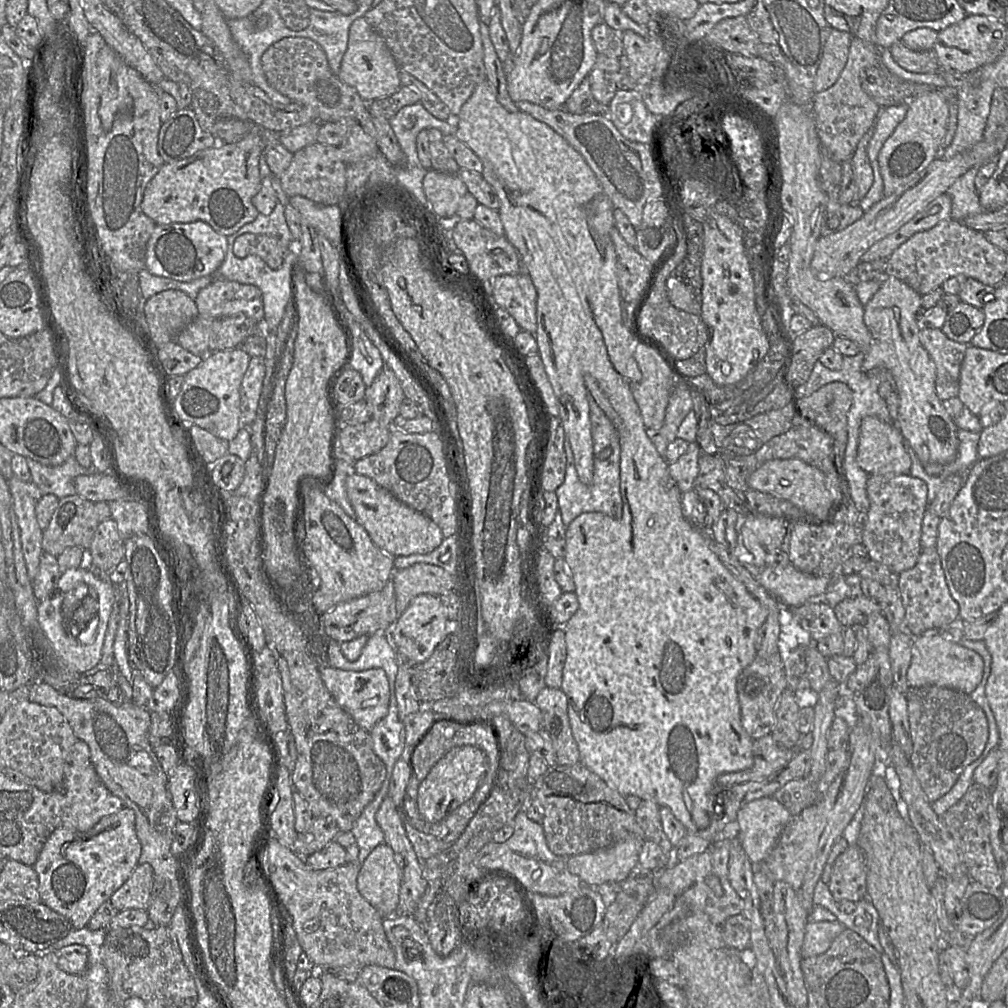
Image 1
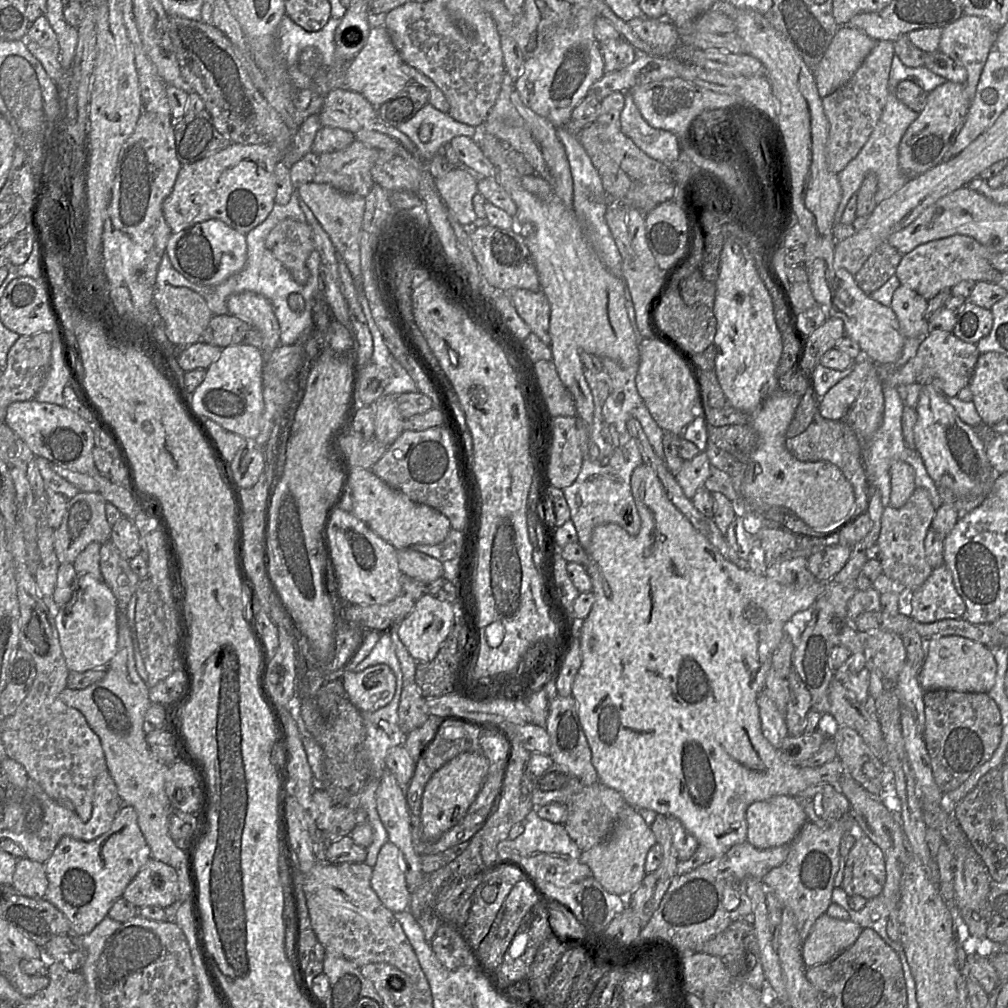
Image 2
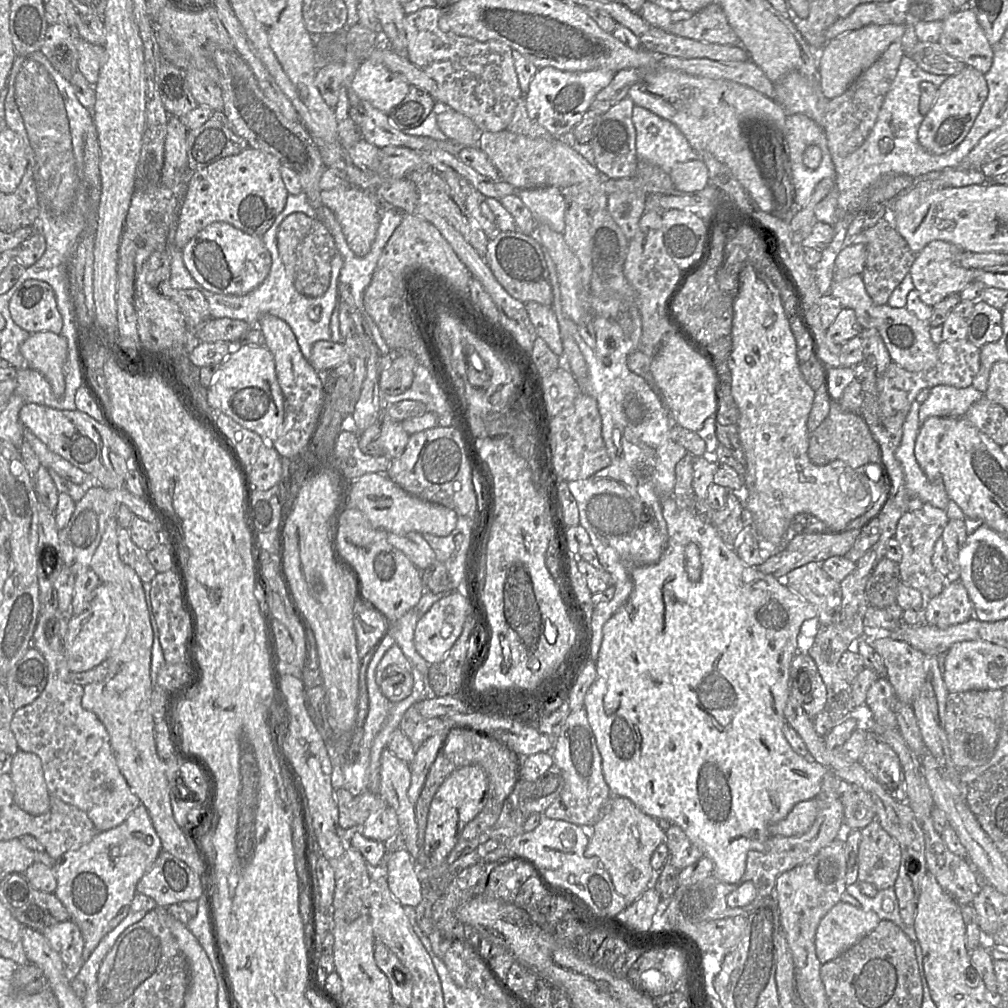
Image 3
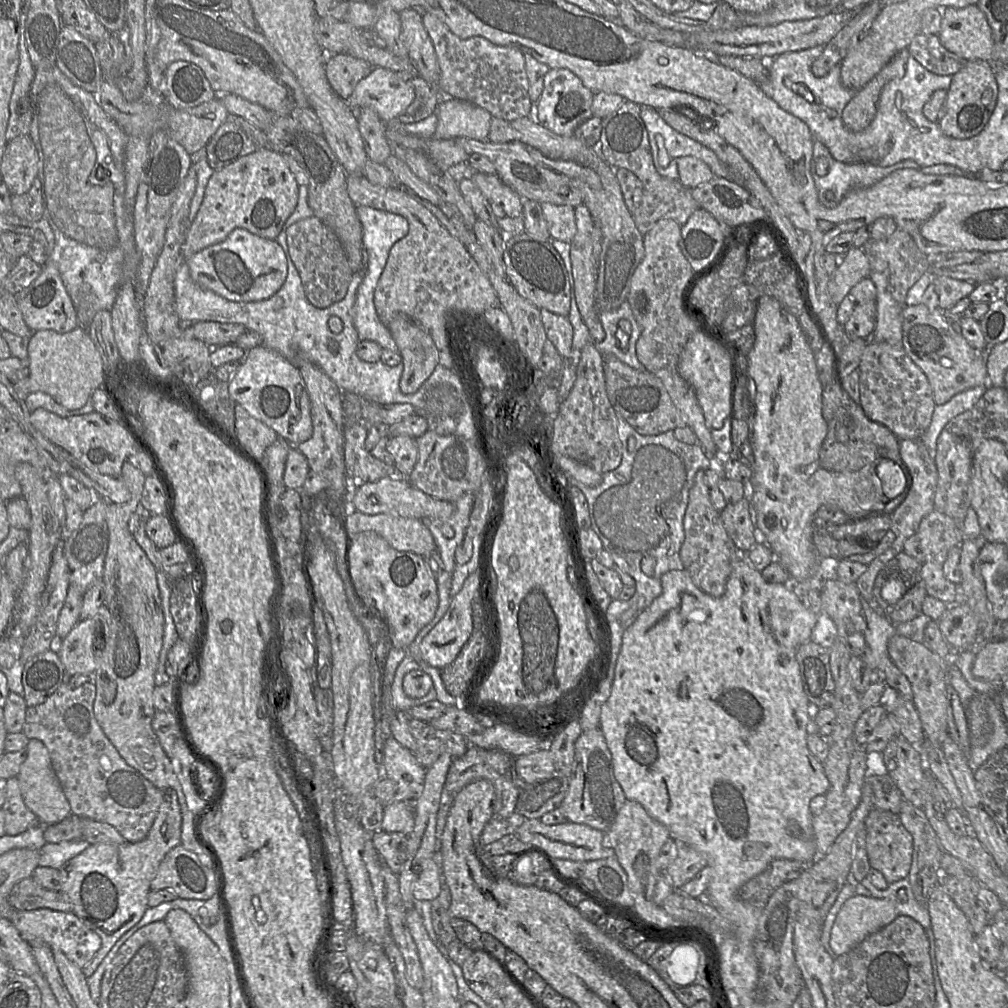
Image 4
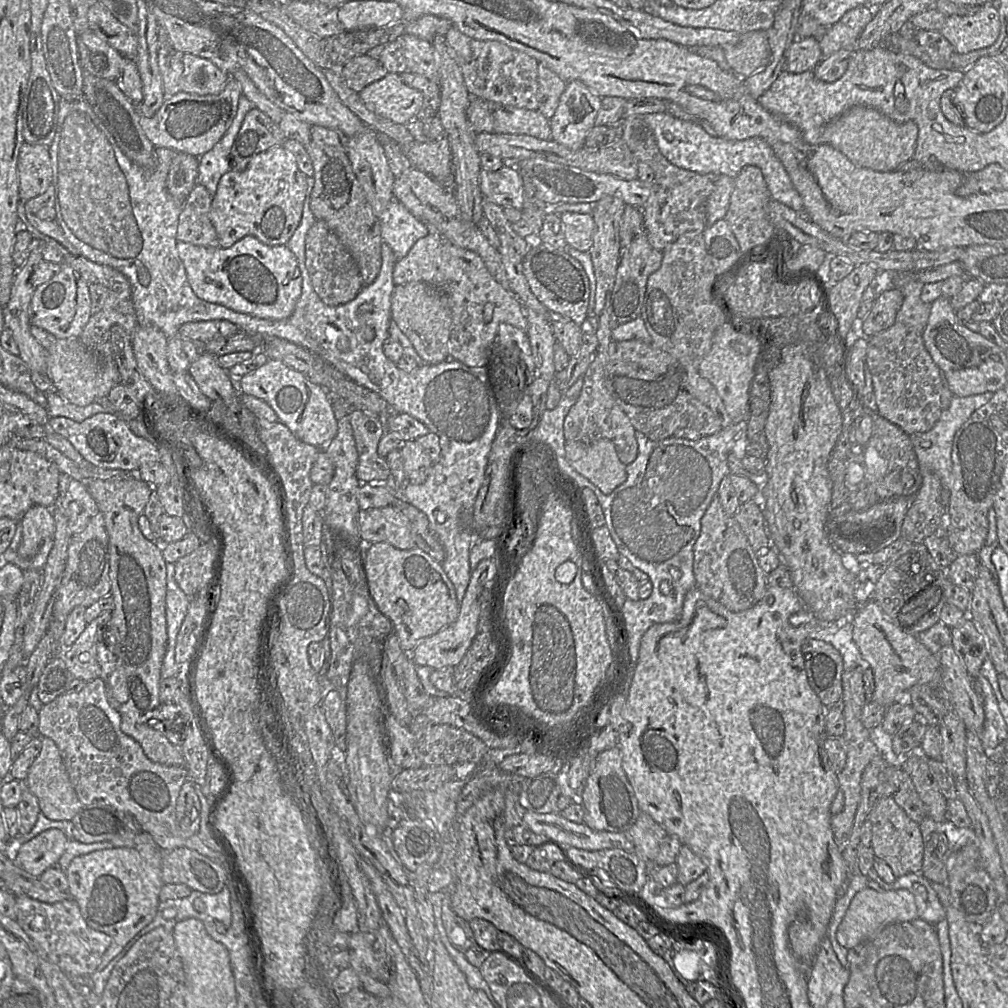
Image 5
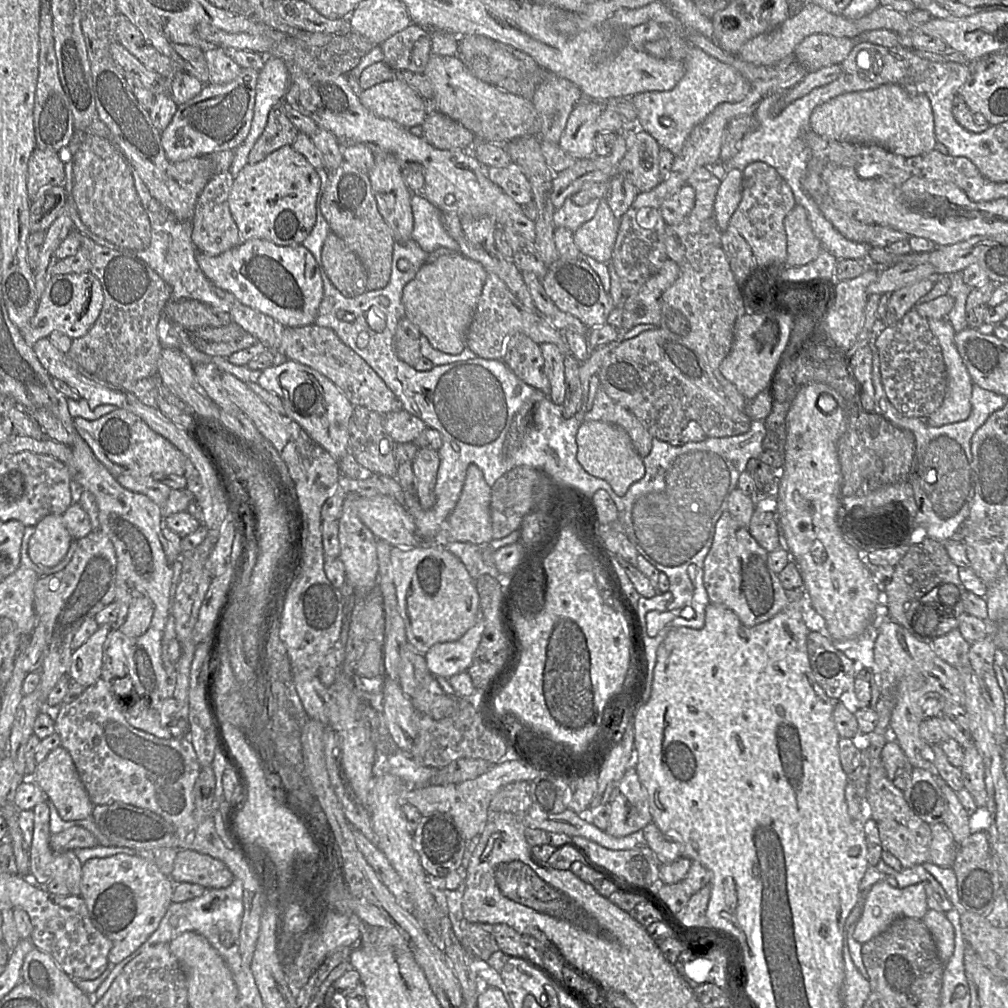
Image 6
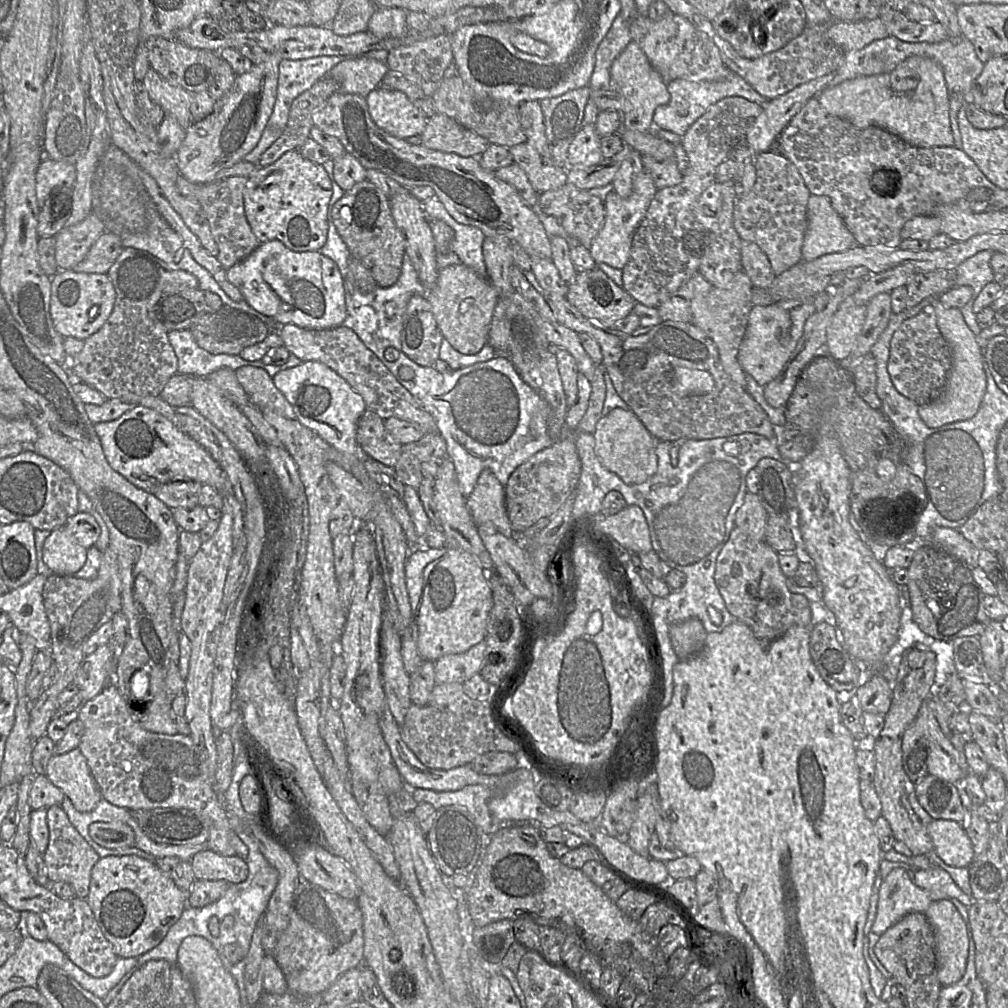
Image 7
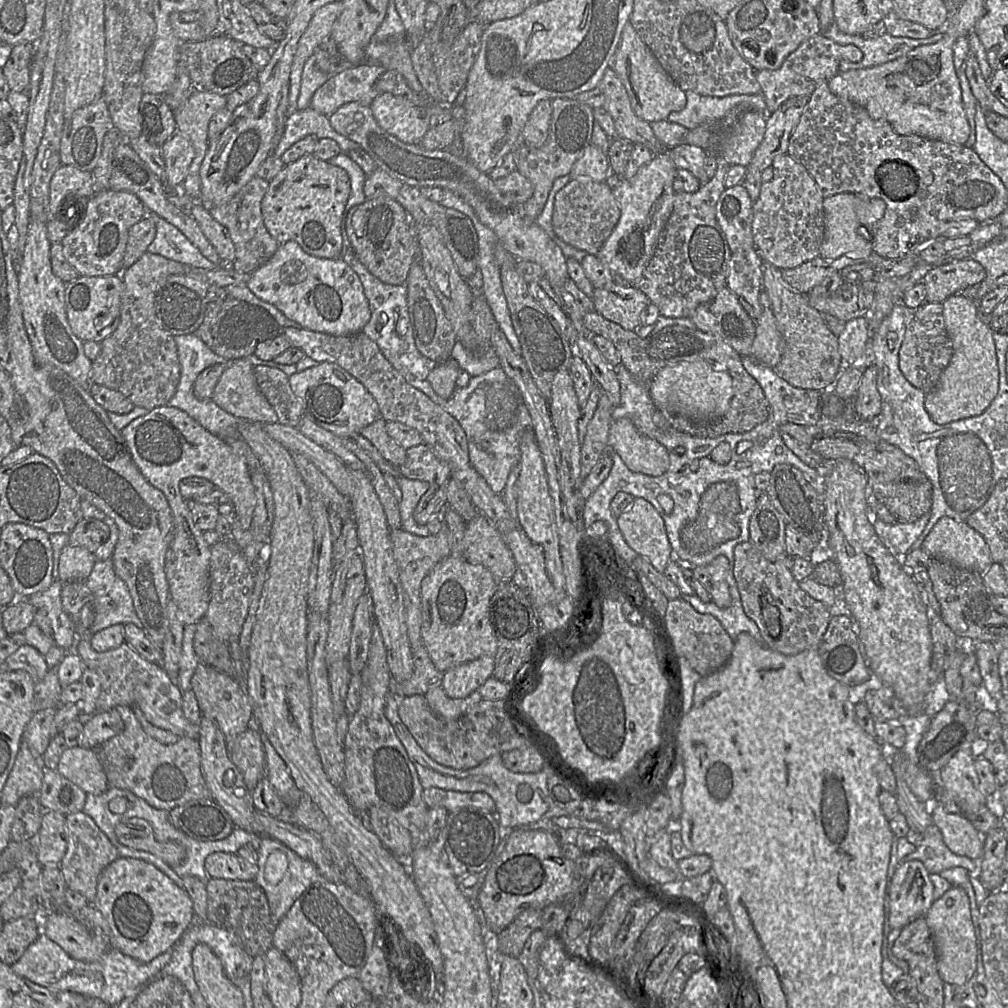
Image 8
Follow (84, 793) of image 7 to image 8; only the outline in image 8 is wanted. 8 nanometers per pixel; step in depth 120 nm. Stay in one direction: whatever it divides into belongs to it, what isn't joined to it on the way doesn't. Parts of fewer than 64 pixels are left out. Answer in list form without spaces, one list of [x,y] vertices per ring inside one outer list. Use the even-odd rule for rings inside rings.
[[[79,746],[66,749],[60,757],[56,771],[87,795],[100,795],[109,788],[103,765],[94,749]]]

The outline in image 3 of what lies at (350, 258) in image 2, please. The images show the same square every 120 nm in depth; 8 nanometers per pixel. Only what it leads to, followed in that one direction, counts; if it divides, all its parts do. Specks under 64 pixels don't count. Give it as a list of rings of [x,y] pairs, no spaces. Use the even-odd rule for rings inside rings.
[[[341,186],[320,193],[324,206],[329,208],[341,226],[342,233],[350,250],[357,257],[365,256],[375,239],[379,224],[381,202],[371,192],[357,187]]]

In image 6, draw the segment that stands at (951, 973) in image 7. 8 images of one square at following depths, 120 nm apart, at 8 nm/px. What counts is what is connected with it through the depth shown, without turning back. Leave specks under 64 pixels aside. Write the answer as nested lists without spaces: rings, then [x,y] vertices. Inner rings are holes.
[[[933,909],[926,912],[923,921],[933,936],[943,965],[946,965],[955,949],[955,931],[952,923],[944,912]]]

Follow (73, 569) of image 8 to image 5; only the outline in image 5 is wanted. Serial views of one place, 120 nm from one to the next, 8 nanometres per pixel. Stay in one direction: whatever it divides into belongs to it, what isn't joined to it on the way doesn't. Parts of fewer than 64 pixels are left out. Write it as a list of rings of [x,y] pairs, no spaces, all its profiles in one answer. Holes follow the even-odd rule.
[[[44,506],[31,507],[19,521],[22,528],[22,539],[18,554],[24,558],[34,557],[47,540],[53,540],[55,519],[51,508]]]

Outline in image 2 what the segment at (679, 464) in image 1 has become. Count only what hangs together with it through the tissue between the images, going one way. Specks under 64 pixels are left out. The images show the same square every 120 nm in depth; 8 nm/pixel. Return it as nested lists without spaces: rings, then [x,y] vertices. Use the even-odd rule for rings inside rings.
[[[705,452],[698,453],[693,459],[685,460],[675,479],[681,486],[684,494],[692,498],[695,493],[704,487],[704,483],[710,476],[710,461]]]

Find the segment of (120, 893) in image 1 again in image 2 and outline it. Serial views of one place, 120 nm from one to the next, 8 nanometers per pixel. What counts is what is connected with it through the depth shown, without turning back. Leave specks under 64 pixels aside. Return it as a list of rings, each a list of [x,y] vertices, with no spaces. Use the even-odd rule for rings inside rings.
[[[150,859],[126,887],[122,898],[136,907],[166,908],[180,899],[177,871]]]

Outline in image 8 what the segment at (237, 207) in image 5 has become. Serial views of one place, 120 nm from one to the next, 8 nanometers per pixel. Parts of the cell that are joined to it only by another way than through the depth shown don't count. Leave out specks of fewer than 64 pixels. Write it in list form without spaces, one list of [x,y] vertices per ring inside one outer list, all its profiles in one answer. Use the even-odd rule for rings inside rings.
[[[312,153],[305,154],[286,164],[269,181],[268,190],[261,202],[264,225],[279,243],[295,241],[308,254],[326,259],[341,259],[342,233],[350,194],[350,176],[344,169],[321,160]]]

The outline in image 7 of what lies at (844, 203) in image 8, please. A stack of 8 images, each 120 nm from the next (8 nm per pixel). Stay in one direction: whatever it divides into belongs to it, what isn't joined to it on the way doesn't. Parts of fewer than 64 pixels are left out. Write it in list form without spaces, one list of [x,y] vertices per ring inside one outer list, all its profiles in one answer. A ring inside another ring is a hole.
[[[811,195],[807,205],[808,225],[802,246],[802,261],[843,252],[857,245],[827,196]]]

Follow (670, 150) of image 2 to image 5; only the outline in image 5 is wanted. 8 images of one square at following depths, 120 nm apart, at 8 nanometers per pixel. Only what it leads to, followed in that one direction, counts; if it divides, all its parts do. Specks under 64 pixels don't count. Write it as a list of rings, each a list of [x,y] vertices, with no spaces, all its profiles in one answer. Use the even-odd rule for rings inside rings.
[[[667,112],[646,113],[642,117],[652,129],[660,153],[671,164],[703,175],[708,173],[724,174],[734,179],[745,166],[757,166],[763,173],[772,199],[804,214],[800,194],[795,189],[784,165],[764,139],[753,137],[743,140],[729,140],[714,137],[705,131],[701,123],[682,120]]]

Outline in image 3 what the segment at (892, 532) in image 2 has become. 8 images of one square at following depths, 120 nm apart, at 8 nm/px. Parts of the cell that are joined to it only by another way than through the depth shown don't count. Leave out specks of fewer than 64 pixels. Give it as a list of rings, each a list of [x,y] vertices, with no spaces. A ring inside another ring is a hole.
[[[922,503],[916,510],[906,512],[897,524],[894,538],[899,542],[902,549],[902,558],[898,563],[900,580],[903,584],[921,592],[926,599],[940,594],[947,581],[934,568],[932,555],[935,542],[941,538],[949,520],[944,509],[938,509],[930,503]]]

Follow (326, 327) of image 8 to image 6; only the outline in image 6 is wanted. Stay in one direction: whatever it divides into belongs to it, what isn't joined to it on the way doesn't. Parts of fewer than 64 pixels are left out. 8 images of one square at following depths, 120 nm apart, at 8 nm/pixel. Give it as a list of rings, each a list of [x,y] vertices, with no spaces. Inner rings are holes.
[[[254,238],[218,256],[196,251],[195,259],[213,286],[233,294],[243,305],[272,317],[284,328],[315,323],[324,295],[322,272],[314,255],[302,245],[279,246]]]

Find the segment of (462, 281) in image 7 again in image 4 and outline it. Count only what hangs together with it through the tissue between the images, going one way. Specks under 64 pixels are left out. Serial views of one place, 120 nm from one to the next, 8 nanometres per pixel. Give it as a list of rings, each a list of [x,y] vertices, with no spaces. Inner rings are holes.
[[[404,314],[394,316],[388,329],[402,358],[400,390],[404,394],[412,394],[439,365],[439,351],[431,335]]]

